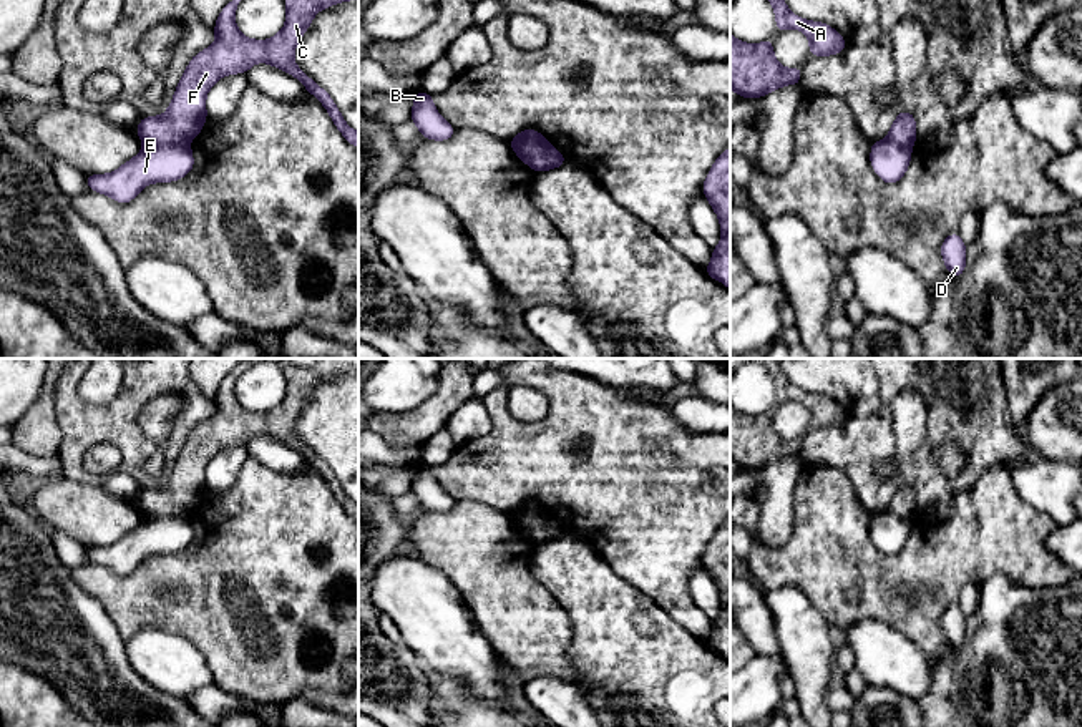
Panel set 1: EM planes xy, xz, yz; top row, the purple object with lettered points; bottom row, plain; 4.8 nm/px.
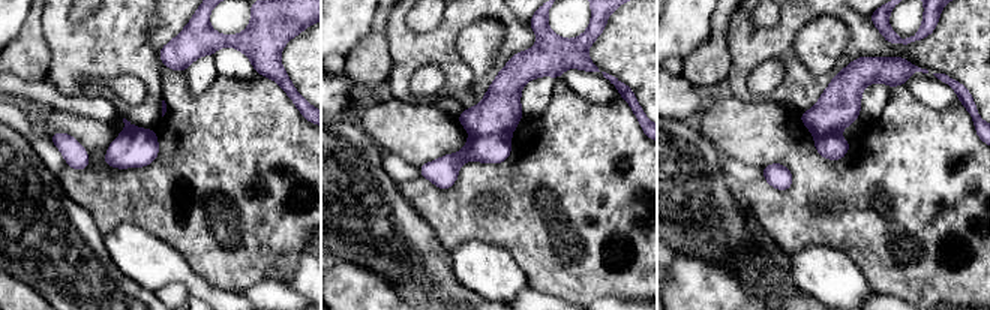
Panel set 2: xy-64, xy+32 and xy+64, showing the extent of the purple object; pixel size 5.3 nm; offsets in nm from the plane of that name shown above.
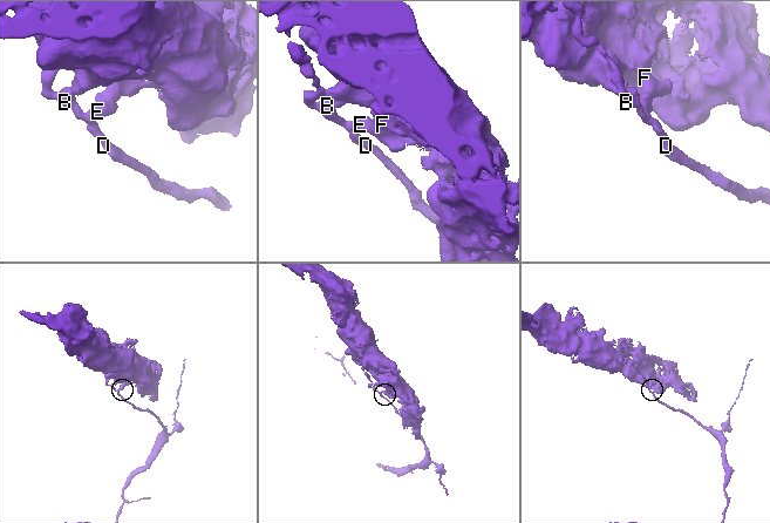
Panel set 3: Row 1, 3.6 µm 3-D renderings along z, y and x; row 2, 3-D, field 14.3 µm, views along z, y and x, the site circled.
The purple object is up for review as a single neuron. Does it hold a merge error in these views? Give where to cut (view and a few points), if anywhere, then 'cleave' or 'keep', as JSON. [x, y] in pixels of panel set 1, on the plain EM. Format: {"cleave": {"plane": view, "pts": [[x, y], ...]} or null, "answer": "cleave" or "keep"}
{"cleave": {"plane": "xy", "pts": [[145, 513], [186, 515]]}, "answer": "cleave"}

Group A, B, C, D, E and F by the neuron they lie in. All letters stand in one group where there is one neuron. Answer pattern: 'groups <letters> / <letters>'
groups A C F / B D E

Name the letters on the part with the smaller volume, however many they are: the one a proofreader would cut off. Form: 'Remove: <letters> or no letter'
Remove: B, D, E

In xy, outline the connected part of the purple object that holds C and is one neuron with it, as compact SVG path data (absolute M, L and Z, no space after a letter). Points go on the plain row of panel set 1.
M246 359L222 380L212 398L217 405L216 413L191 430L166 485L144 488L138 495L136 503L143 515L189 515L207 491L206 465L212 456L221 448L246 446L254 435L266 433L295 448L324 476L342 508L358 520L358 505L345 495L332 468L294 435L294 420L312 397L314 387L339 373L358 372L358 359L322 359L310 367L284 365L285 398L266 413L244 408L234 393L237 377L257 360L282 362L282 359Z

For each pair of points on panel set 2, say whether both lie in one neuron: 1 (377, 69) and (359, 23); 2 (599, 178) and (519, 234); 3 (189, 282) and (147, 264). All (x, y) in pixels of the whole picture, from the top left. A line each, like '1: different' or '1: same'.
1: different
2: same
3: same

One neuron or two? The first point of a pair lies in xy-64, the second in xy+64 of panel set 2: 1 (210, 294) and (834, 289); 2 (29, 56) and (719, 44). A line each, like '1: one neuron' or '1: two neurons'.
1: one neuron
2: one neuron

